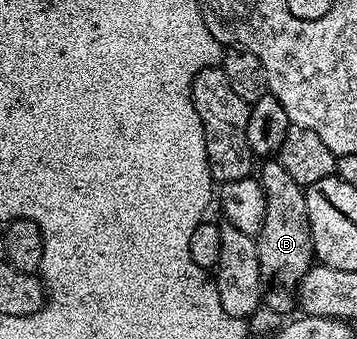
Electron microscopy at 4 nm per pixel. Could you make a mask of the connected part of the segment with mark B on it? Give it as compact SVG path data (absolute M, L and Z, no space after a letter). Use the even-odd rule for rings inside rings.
M267 161L257 171L259 184L265 189L265 225L255 240L259 250L261 280L265 283L265 307L277 314L295 311L297 307L297 288L307 268L312 266L315 250L309 229L307 212L307 192L278 161Z

